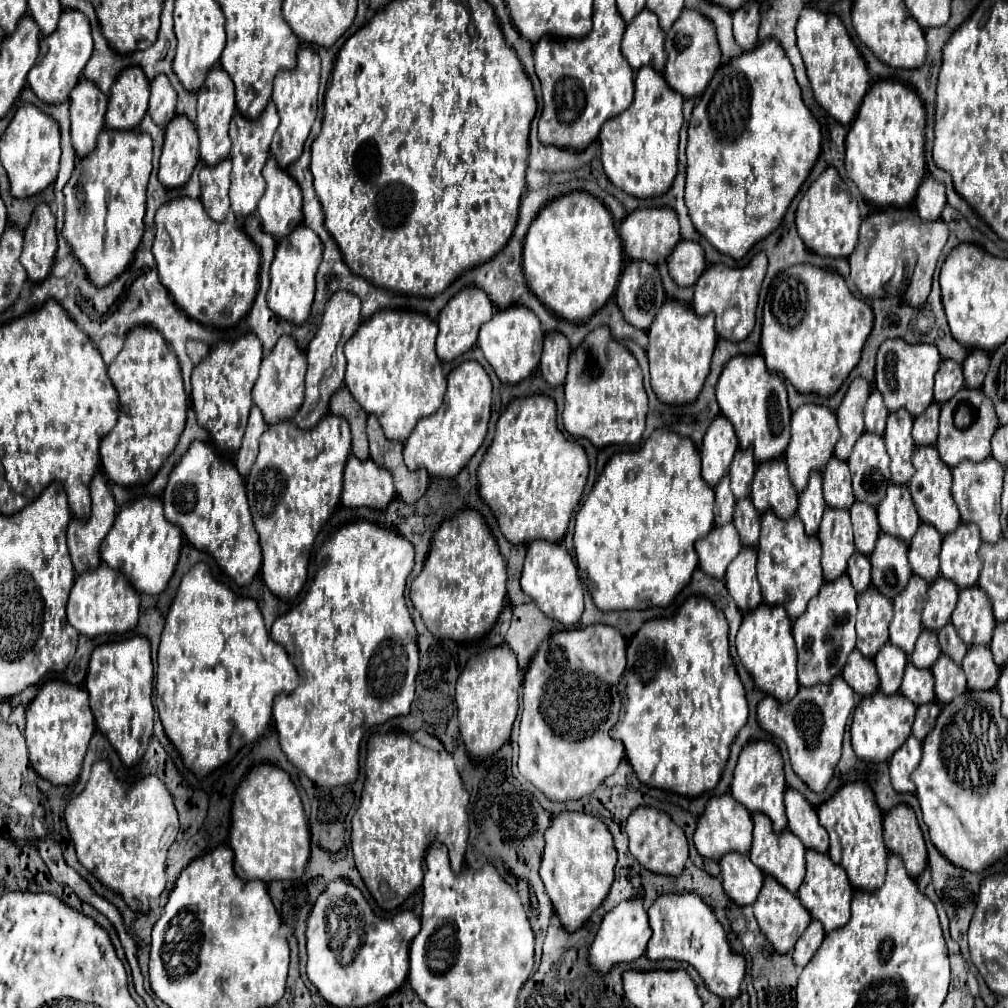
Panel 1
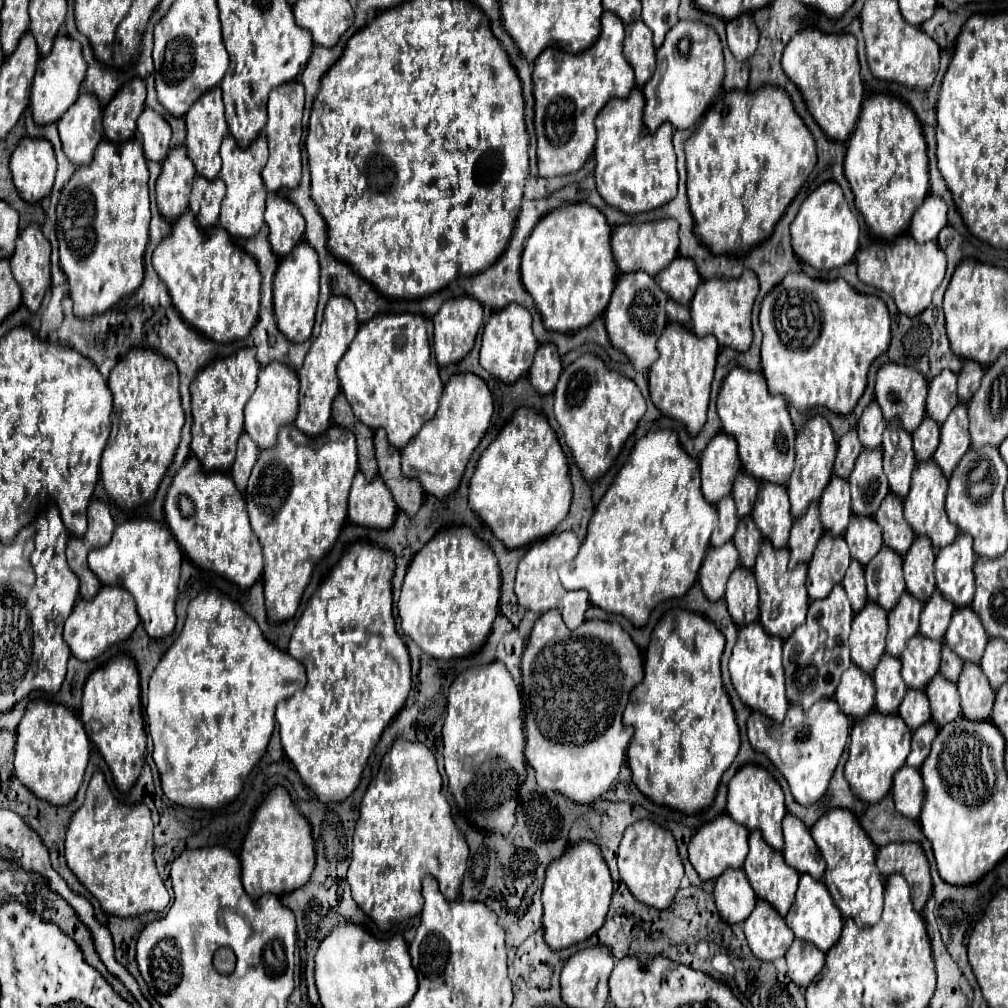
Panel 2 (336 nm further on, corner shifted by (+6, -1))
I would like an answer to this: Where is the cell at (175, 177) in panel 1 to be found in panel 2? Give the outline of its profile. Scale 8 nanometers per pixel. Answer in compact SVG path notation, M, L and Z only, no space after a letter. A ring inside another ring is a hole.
M176 146L162 162L162 172L156 180L158 210L166 220L176 220L188 208L196 170L188 158L186 146Z

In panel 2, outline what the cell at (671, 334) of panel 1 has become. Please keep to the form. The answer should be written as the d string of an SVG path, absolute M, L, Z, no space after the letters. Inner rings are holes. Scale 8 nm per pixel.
M670 322L658 338L658 360L650 366L650 398L654 406L670 416L680 420L690 434L698 434L706 422L710 384L714 376L718 356L718 342L712 336L698 338L690 328Z

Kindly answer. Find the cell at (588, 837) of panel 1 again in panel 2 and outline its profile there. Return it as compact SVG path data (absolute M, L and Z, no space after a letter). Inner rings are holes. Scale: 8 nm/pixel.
M590 840L568 844L564 854L556 858L546 872L542 888L544 904L544 938L552 950L568 948L590 938L602 924L612 896L610 870L600 854L600 848Z

